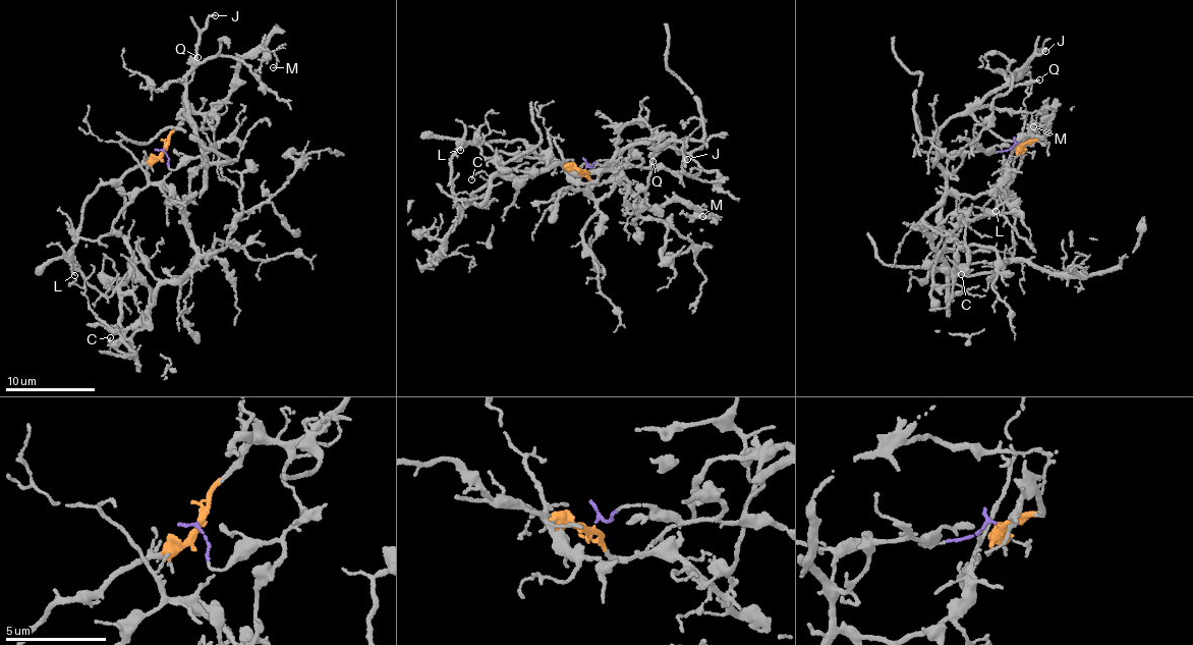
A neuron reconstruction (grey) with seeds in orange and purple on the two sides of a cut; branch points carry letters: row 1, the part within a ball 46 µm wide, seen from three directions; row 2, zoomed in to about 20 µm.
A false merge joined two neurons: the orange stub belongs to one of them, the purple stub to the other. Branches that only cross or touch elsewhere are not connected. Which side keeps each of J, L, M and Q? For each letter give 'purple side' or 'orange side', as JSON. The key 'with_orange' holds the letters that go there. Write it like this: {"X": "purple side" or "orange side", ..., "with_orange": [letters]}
{"J": "purple side", "L": "orange side", "M": "orange side", "Q": "purple side", "with_orange": ["L", "M"]}

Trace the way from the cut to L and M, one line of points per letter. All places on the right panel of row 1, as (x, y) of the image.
L: (1019, 144), (1024, 150), (1017, 146), (1021, 153), (1016, 176), (996, 212)
M: (1019, 144), (1037, 139), (1036, 131), (1030, 133), (1039, 136), (1048, 124), (1048, 113), (1042, 109), (1033, 125)

